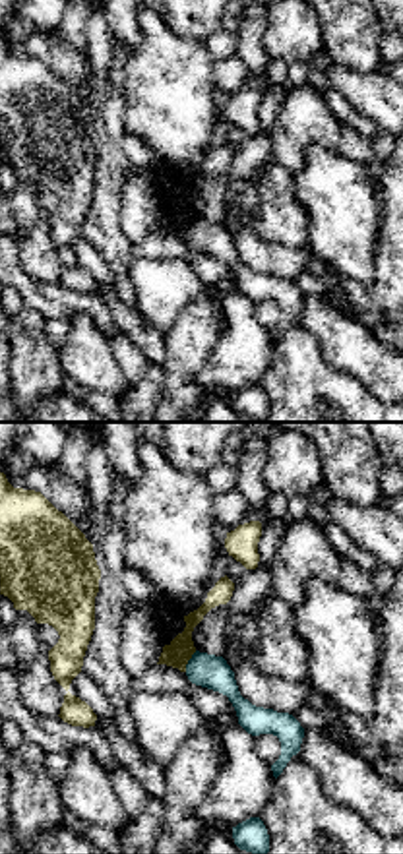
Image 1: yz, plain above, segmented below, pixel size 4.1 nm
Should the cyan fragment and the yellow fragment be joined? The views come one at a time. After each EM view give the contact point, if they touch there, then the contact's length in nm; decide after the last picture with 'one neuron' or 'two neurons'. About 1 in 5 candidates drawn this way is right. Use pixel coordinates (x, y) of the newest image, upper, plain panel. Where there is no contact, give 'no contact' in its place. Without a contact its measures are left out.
contact (188, 227); length 100 nm

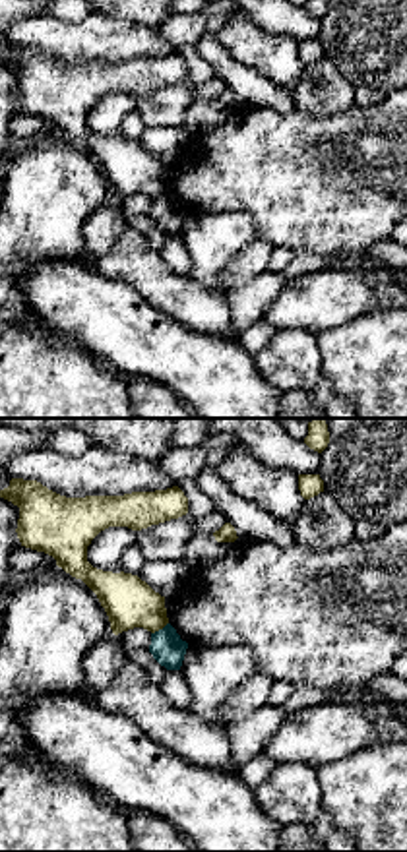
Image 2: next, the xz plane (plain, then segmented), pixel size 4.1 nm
contact (159, 196); length 90 nm

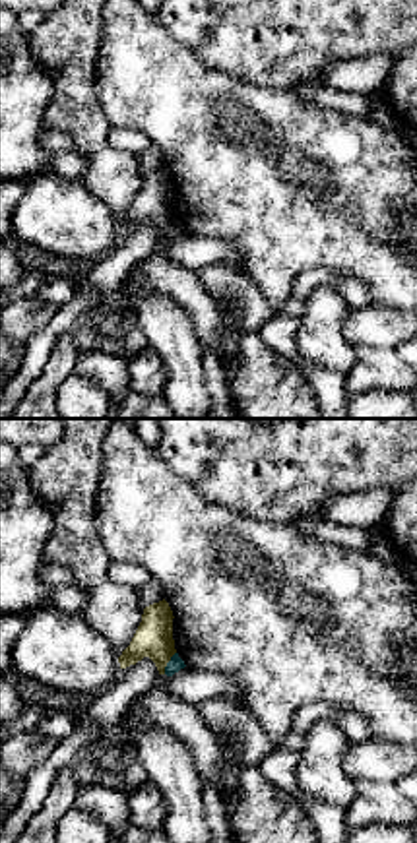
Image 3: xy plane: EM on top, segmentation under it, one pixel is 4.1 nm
contact (167, 229); length 110 nm

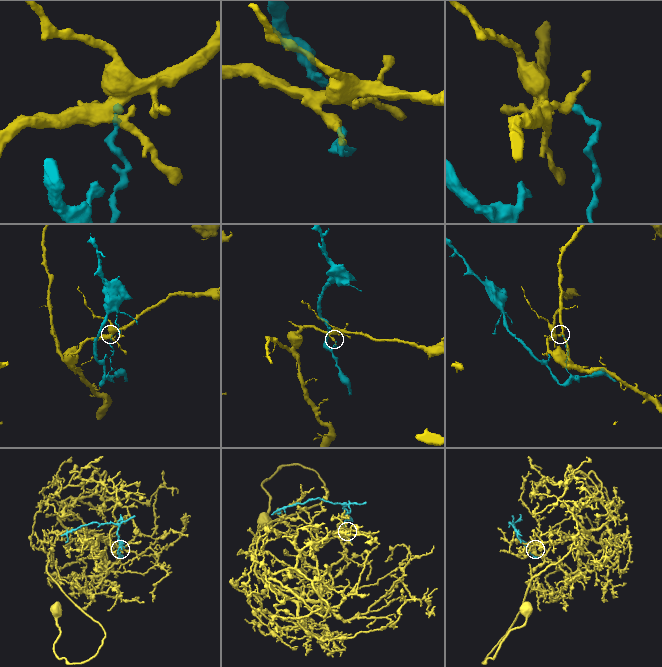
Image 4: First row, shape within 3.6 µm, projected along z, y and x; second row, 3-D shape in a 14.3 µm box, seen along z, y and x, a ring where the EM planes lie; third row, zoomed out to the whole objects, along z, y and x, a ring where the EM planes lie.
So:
two neurons

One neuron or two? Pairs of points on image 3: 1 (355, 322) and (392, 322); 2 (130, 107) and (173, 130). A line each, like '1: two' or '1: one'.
1: one
2: one

